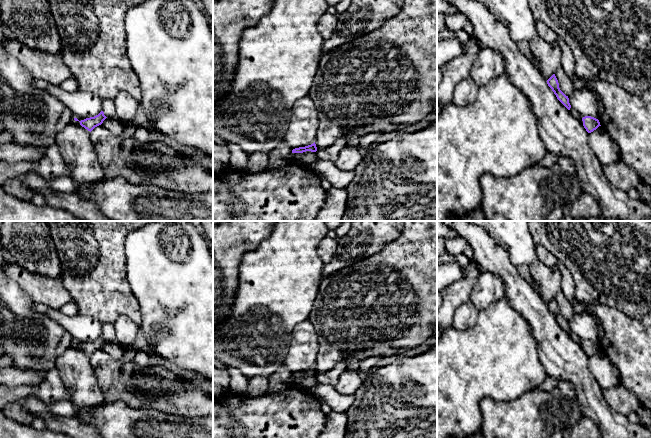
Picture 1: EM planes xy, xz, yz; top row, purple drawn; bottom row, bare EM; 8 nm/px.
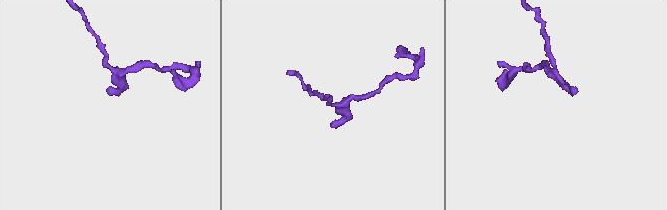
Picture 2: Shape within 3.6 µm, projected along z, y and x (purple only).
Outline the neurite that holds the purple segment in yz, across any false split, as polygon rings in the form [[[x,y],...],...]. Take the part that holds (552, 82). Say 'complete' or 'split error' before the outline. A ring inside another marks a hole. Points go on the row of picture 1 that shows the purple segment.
complete; [[[553,74],[548,80],[547,80],[548,86],[552,89],[554,94],[556,95],[557,99],[568,109],[570,110],[571,105],[569,103],[569,98],[566,96],[559,88],[558,80]]]

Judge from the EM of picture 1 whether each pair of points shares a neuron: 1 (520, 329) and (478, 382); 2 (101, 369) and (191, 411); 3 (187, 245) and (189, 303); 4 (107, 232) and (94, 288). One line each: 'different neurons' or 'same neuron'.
1: same neuron
2: same neuron
3: same neuron
4: same neuron

